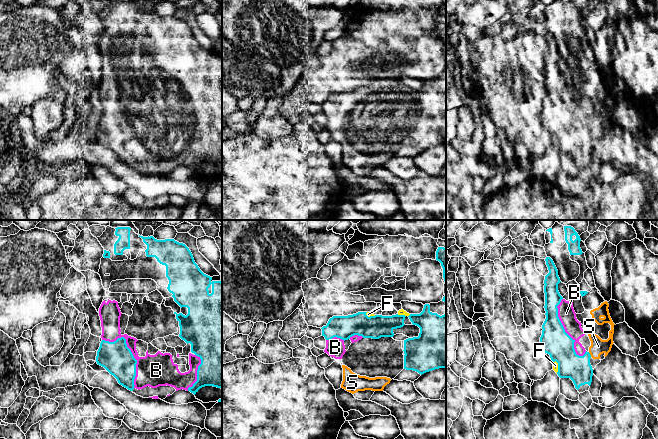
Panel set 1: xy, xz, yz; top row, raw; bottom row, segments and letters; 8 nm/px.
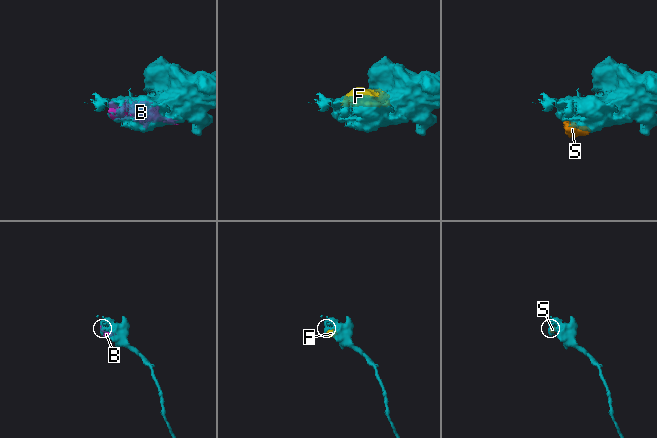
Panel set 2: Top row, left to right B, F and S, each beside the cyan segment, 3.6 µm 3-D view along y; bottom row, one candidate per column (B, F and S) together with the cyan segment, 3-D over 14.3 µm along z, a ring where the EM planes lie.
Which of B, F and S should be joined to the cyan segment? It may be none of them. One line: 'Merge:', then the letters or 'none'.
Merge: B, F, S

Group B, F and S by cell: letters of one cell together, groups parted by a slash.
B F S

